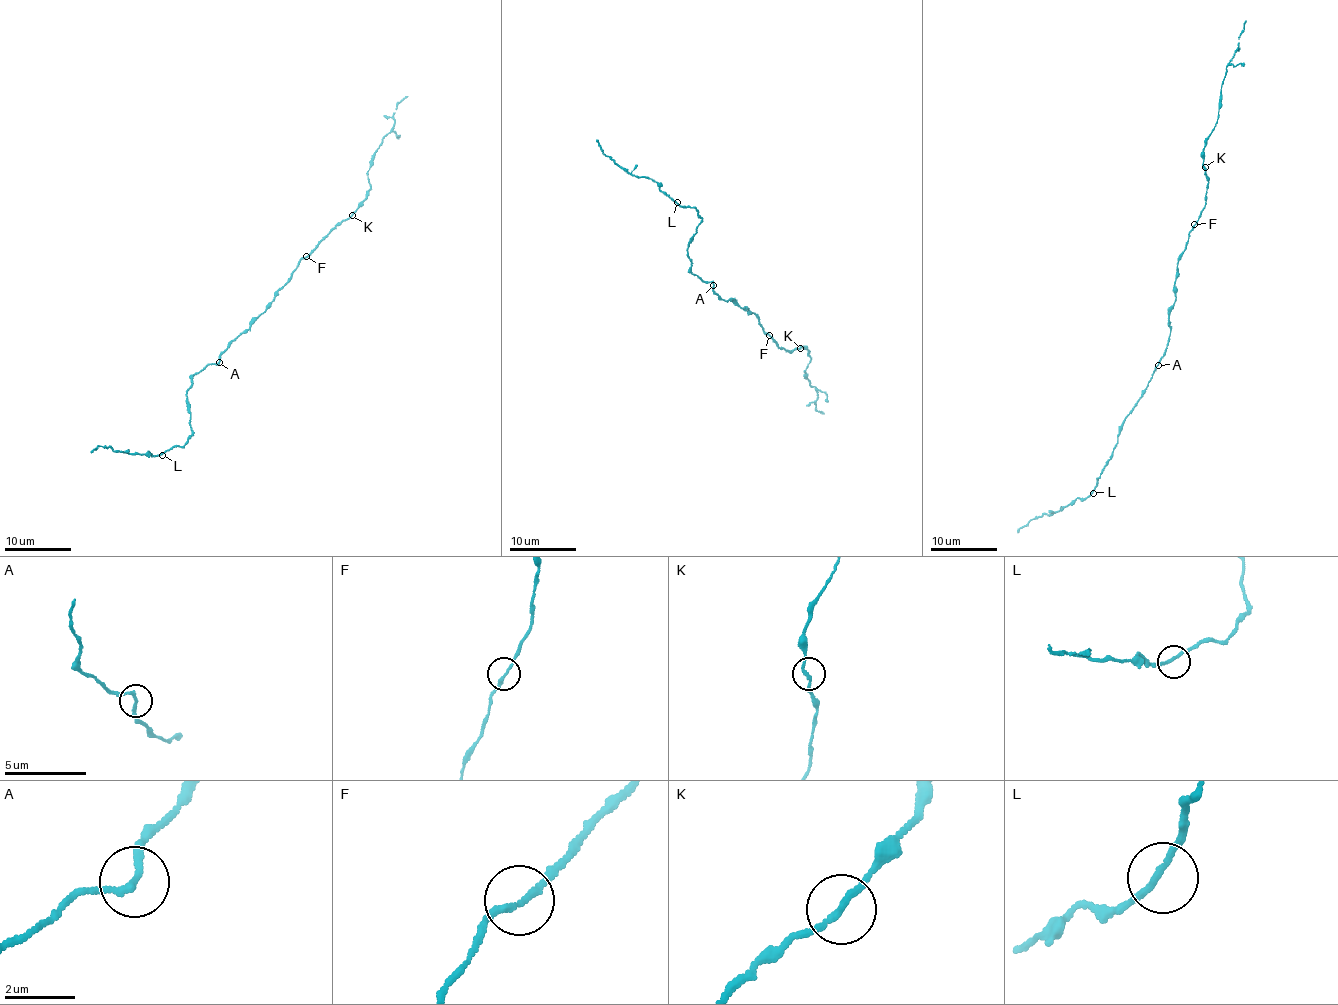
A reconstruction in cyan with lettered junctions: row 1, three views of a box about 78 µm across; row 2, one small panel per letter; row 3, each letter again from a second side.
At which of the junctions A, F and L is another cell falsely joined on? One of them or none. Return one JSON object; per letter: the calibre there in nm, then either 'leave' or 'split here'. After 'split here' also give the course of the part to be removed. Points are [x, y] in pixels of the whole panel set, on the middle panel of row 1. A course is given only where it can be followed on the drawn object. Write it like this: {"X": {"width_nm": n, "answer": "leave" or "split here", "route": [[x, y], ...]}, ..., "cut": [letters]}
{"A": {"width_nm": 170, "answer": "leave"}, "F": {"width_nm": 180, "answer": "leave"}, "L": {"width_nm": 160, "answer": "leave"}, "cut": []}

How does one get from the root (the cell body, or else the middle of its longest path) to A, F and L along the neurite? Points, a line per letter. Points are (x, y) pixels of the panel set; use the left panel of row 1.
A: (252, 324), (229, 344), (219, 362)
F: (252, 324), (298, 263), (306, 257)
L: (252, 324), (216, 363), (192, 377), (186, 393), (191, 434), (181, 447), (172, 446), (162, 455)

